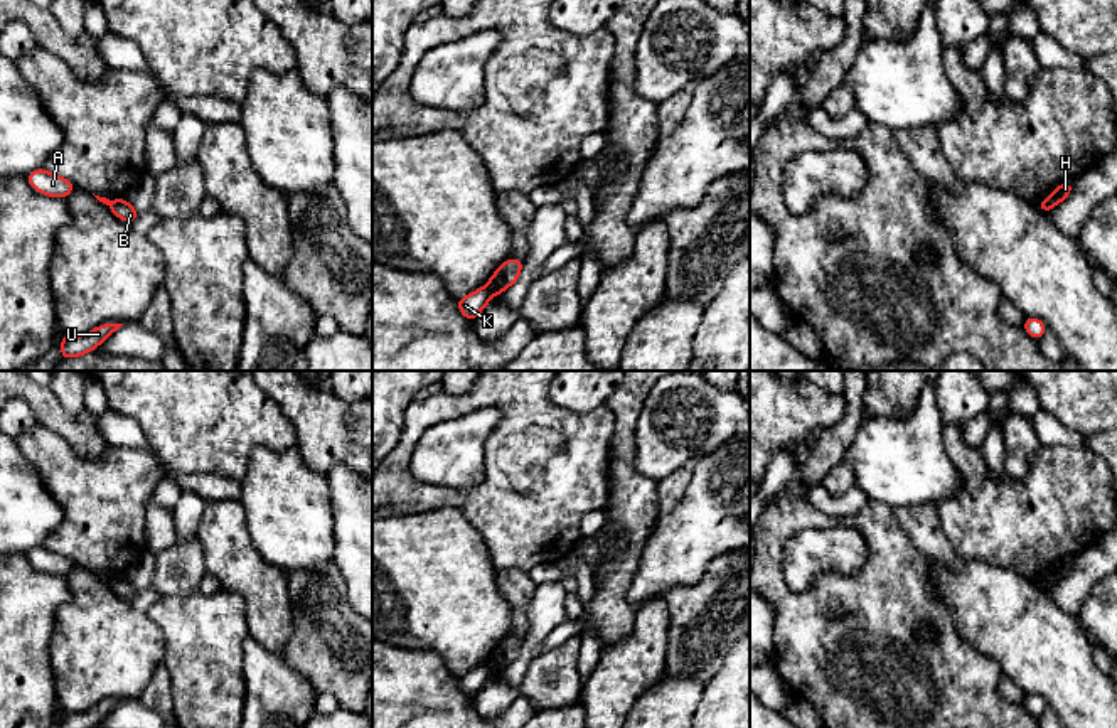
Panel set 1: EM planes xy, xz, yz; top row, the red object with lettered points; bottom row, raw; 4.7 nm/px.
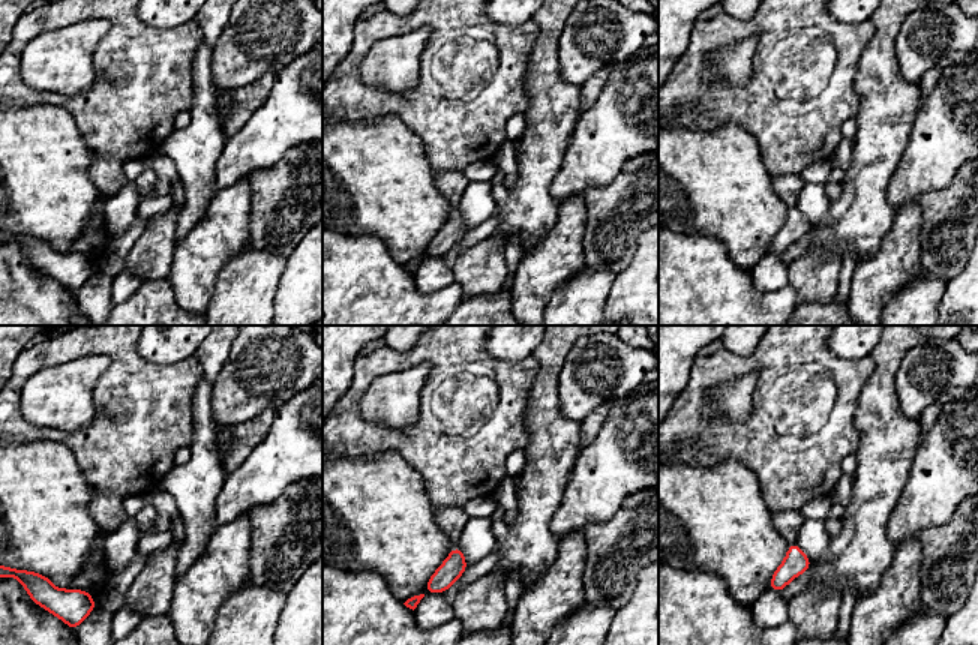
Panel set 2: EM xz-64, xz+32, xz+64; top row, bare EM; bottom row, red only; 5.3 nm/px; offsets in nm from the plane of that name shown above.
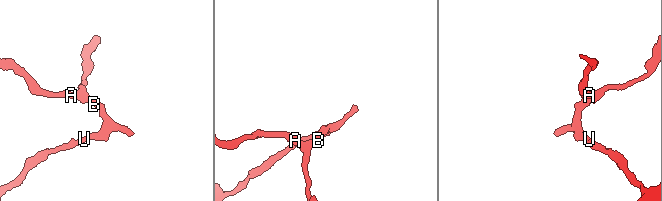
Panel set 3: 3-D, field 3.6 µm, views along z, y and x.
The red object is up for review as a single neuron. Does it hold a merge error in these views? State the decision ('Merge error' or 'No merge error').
Merge error

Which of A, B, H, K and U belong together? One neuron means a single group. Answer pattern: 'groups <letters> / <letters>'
groups A H K / B U

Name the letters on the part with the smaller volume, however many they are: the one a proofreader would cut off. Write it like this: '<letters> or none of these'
A, H, K

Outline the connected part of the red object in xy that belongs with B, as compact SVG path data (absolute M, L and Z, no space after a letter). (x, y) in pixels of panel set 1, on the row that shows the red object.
M125 197L111 201L110 209L116 217L128 224L133 224L138 217L138 211Z

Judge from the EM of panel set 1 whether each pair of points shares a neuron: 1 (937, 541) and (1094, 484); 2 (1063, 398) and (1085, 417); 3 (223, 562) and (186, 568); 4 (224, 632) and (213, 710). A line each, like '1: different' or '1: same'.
1: different
2: same
3: different
4: same

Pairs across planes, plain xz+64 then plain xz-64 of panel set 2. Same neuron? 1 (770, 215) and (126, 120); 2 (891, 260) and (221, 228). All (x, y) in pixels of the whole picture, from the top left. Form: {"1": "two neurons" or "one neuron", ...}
{"1": "two neurons", "2": "one neuron"}

